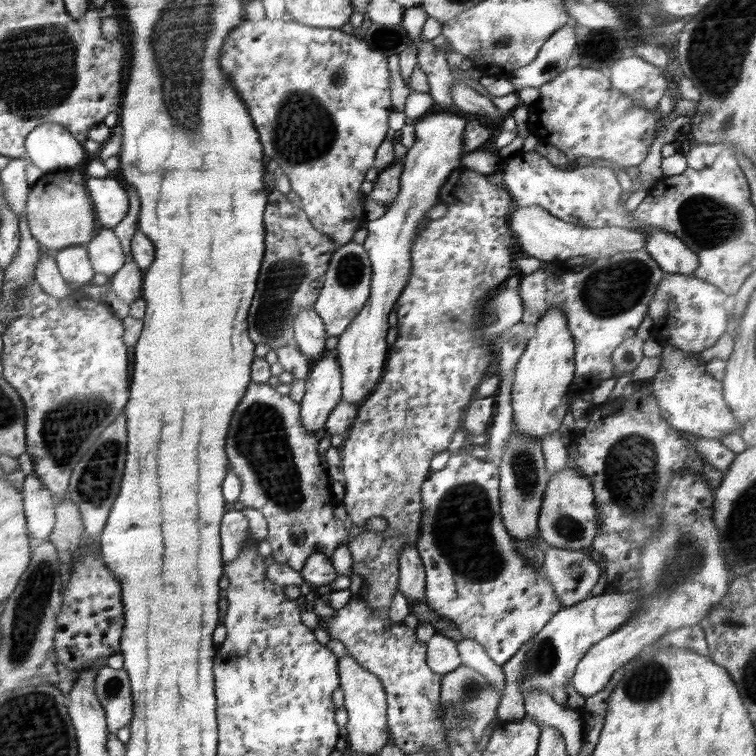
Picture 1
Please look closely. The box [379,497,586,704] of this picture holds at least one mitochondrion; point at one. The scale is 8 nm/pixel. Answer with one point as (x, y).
(543, 660)

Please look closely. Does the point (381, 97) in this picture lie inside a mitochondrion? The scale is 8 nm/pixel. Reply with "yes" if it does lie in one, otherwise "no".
no

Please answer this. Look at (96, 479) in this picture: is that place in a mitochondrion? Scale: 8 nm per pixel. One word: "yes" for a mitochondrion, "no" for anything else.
yes

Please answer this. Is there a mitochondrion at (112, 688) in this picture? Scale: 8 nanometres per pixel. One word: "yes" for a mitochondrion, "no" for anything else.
yes

